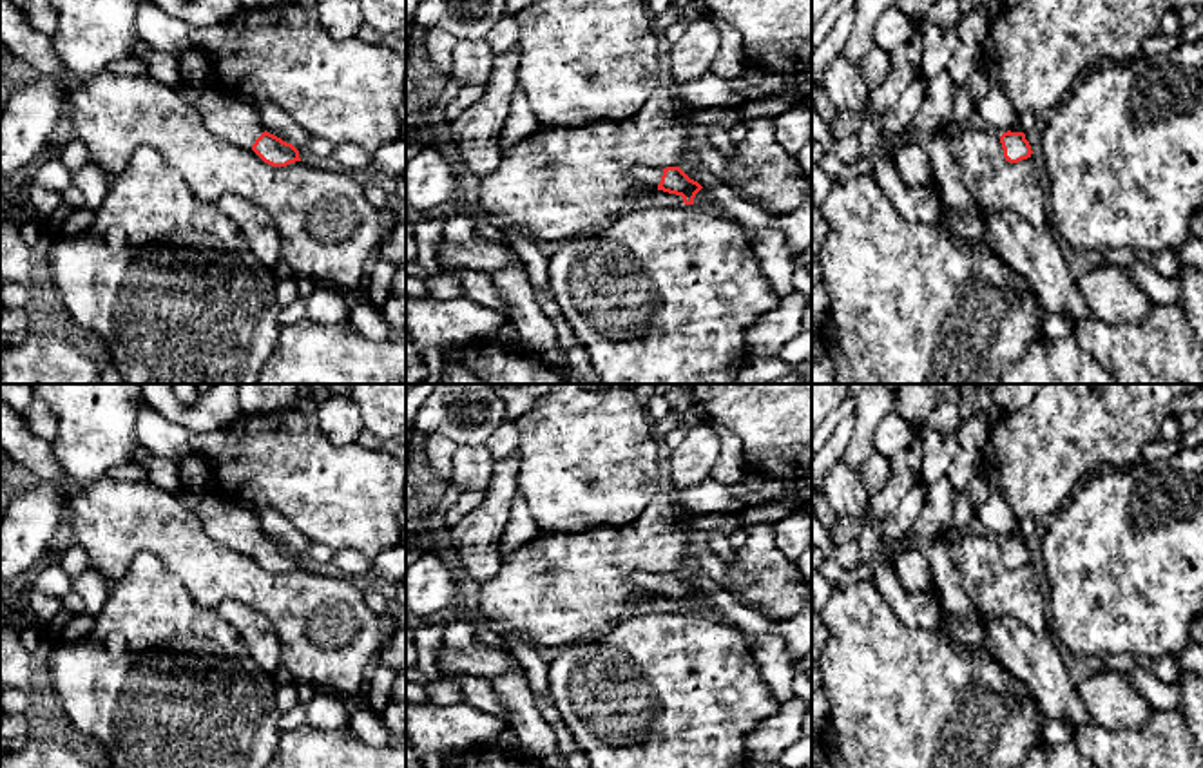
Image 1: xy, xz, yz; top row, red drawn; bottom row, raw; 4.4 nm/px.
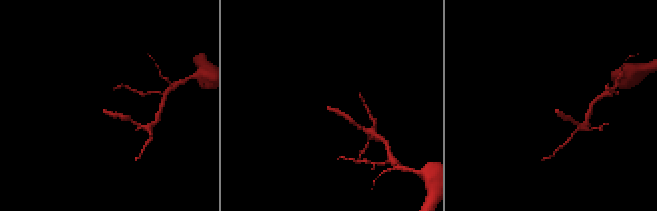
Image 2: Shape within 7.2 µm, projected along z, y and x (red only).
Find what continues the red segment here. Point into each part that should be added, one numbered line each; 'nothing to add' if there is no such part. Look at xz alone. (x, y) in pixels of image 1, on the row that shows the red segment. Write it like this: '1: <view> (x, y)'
1: xz (647, 176)

